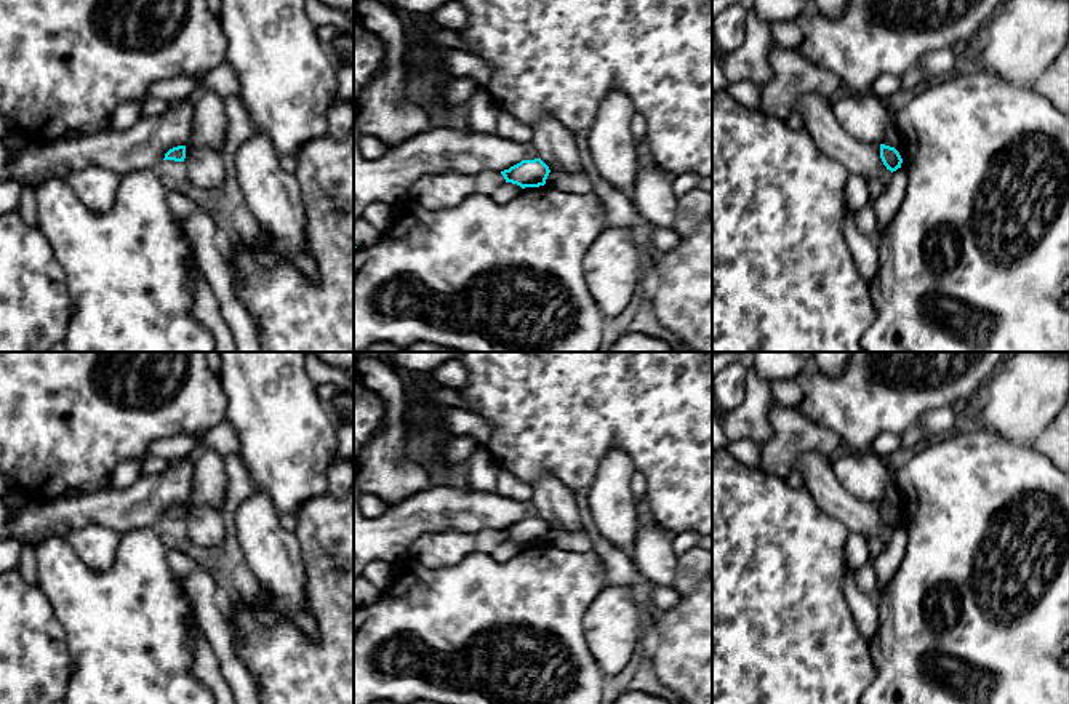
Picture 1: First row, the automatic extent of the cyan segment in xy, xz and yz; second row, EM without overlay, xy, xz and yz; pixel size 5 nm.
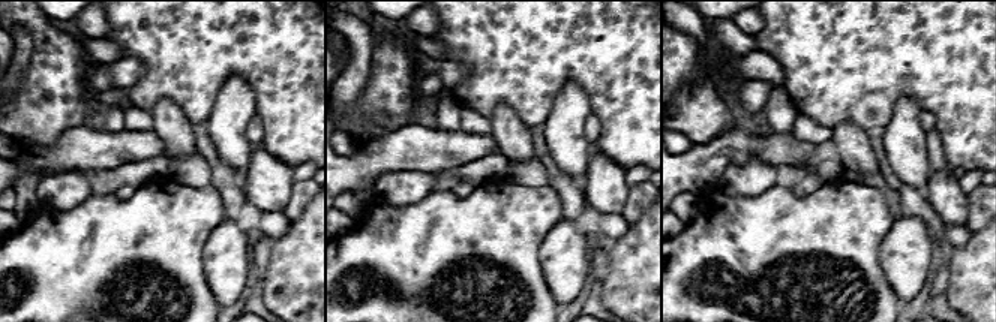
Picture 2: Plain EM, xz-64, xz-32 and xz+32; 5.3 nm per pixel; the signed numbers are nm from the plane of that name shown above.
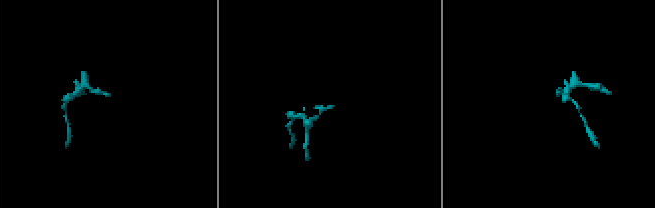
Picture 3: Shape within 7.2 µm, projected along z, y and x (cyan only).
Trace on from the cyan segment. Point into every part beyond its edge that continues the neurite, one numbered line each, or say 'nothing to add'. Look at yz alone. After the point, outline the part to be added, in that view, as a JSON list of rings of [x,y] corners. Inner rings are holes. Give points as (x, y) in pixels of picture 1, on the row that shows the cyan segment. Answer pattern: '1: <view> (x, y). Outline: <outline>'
nothing to add

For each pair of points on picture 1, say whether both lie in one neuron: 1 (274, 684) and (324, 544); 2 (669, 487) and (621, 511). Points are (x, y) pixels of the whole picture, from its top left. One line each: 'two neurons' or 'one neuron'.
1: one neuron
2: two neurons

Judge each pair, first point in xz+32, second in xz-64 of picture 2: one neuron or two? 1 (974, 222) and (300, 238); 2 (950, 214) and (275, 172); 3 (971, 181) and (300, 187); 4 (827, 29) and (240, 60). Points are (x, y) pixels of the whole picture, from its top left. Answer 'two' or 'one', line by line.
1: two
2: one
3: two
4: one

